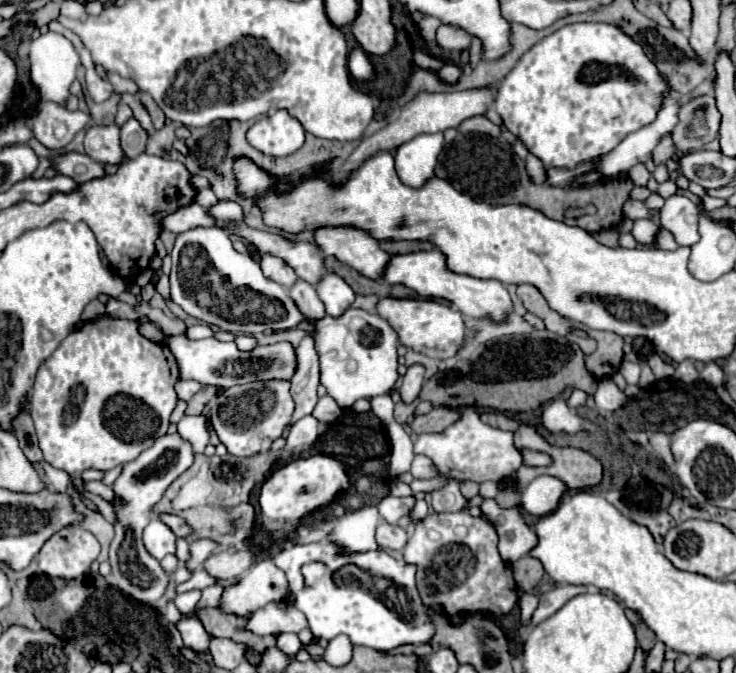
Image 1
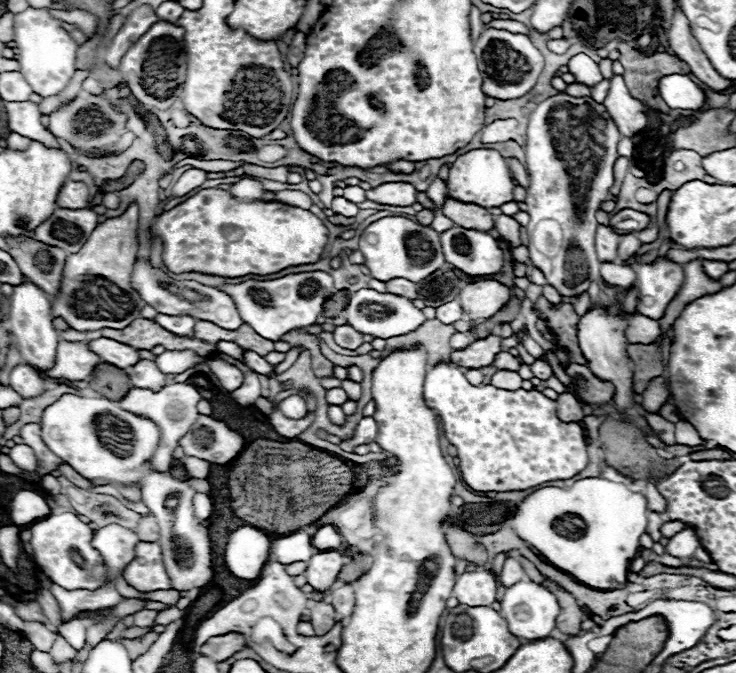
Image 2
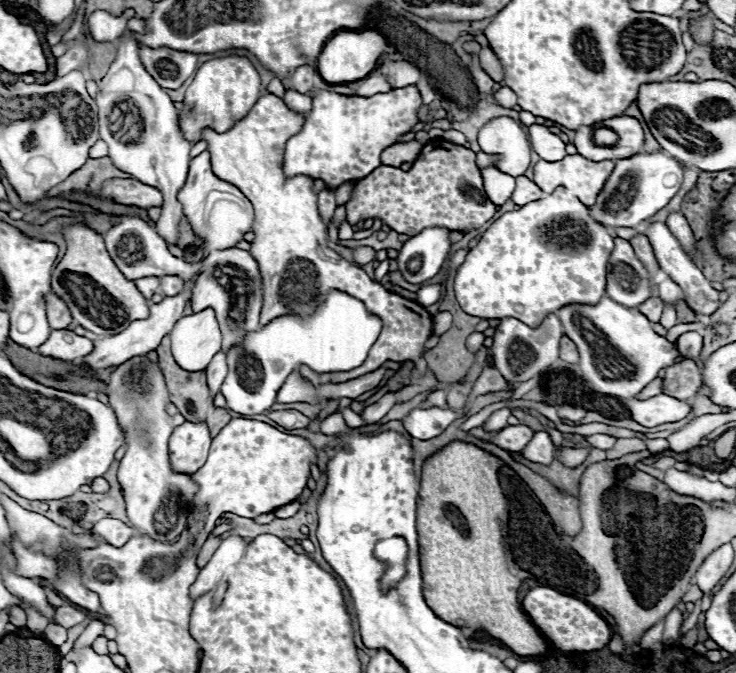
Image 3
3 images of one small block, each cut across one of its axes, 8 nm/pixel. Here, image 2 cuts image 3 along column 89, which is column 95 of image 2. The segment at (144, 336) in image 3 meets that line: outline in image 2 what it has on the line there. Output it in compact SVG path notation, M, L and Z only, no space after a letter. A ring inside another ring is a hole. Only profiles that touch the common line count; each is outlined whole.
M58 342L54 366L46 372L48 378L62 382L86 380L102 360L88 350L86 342Z

